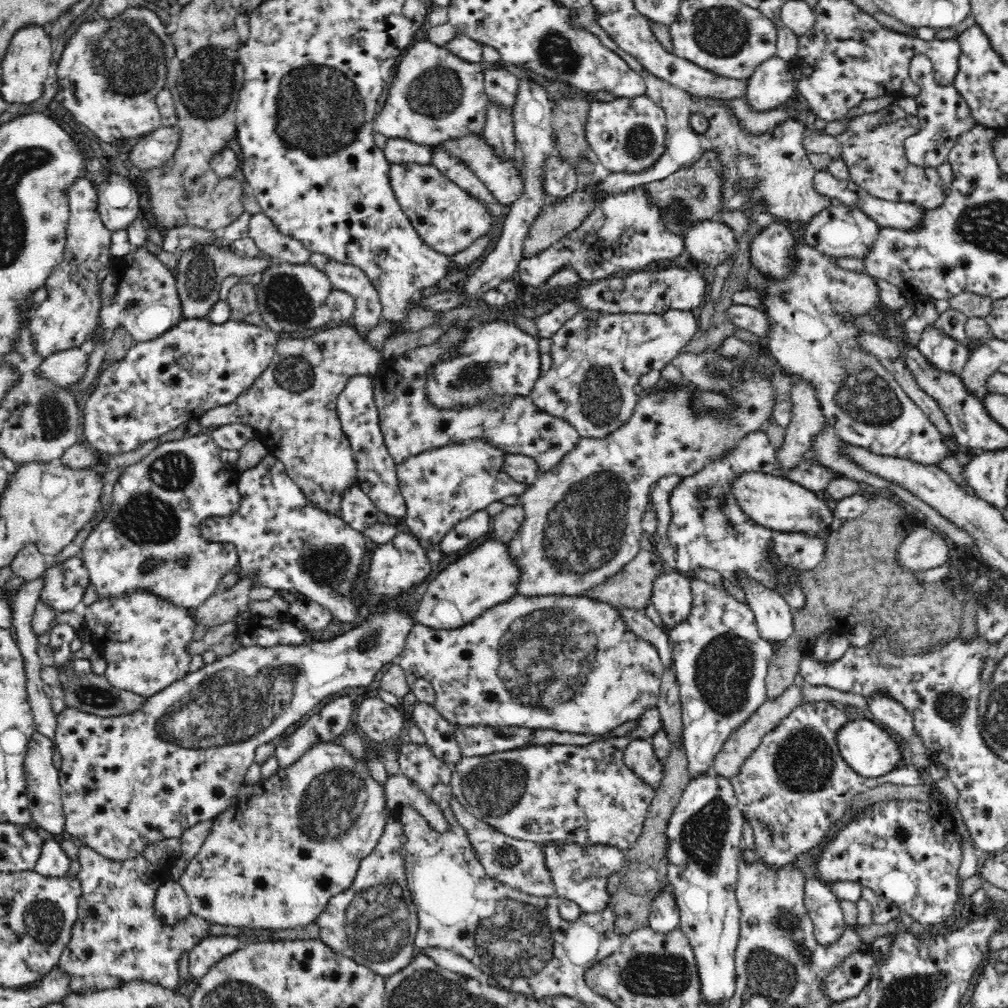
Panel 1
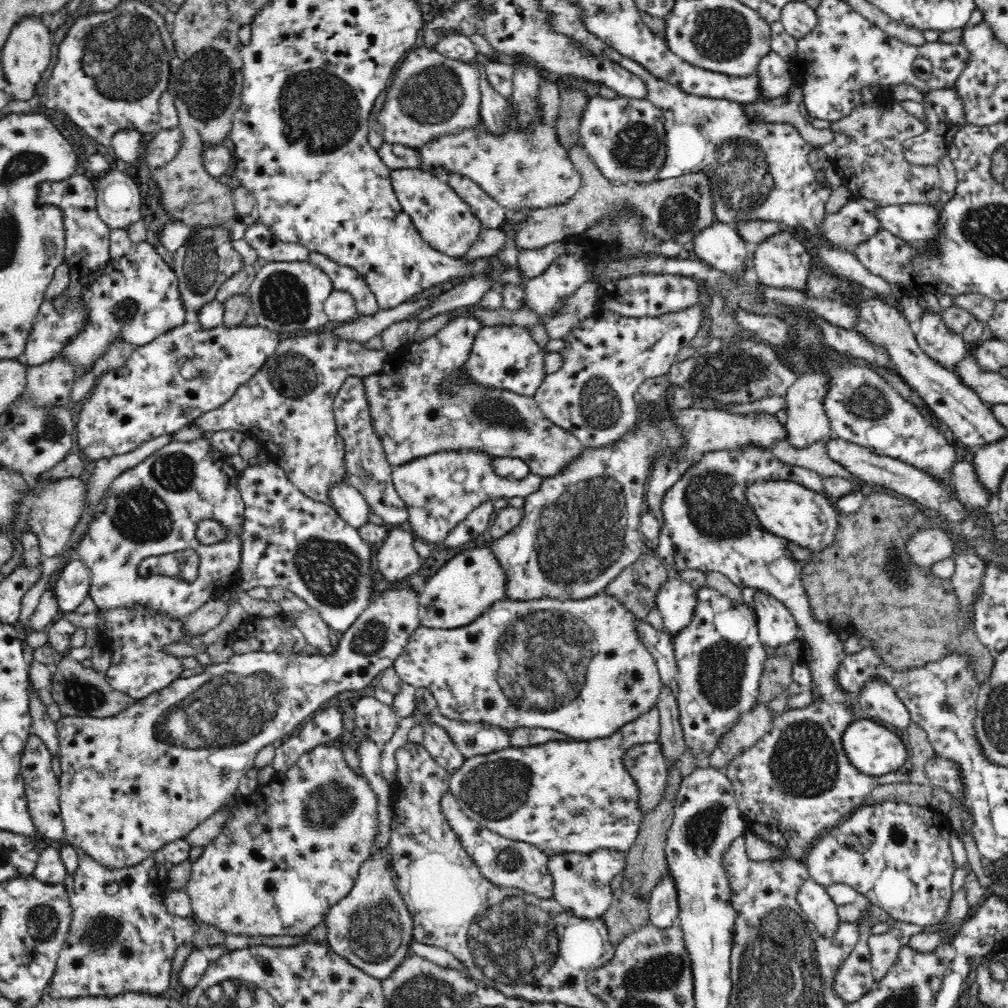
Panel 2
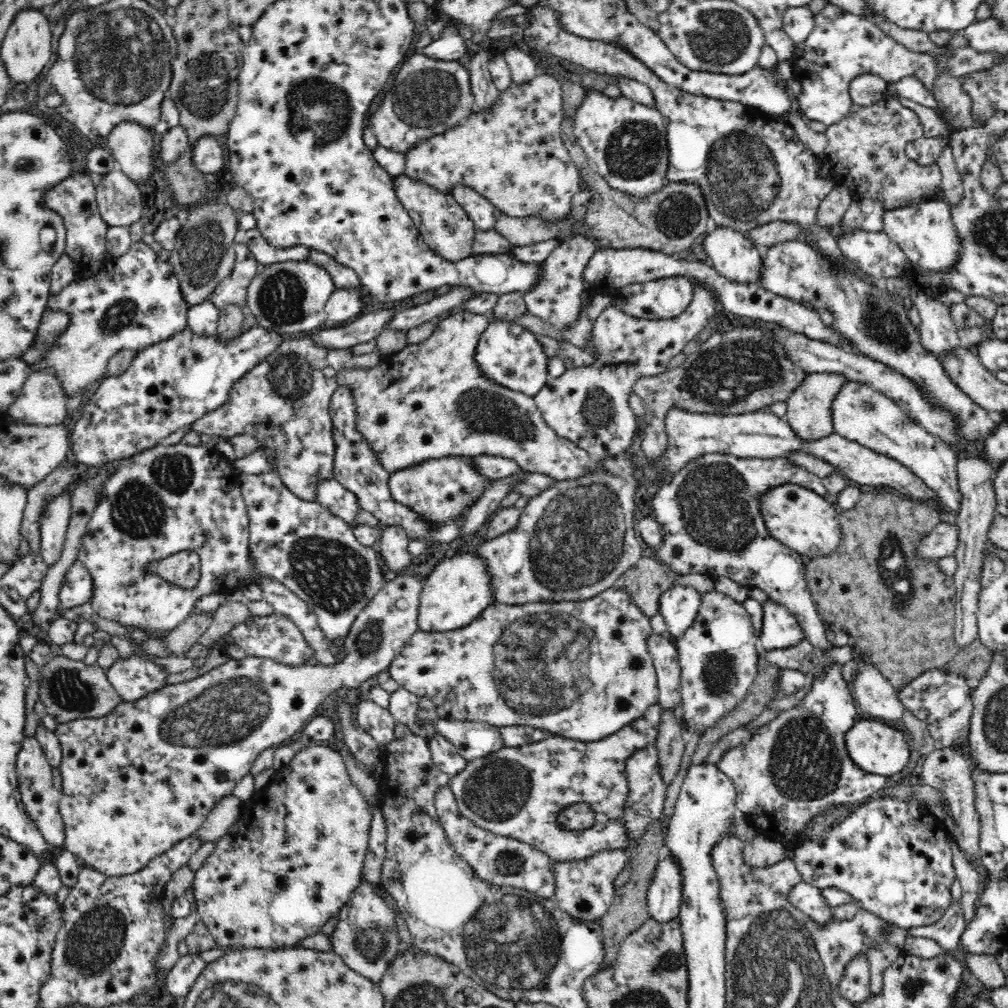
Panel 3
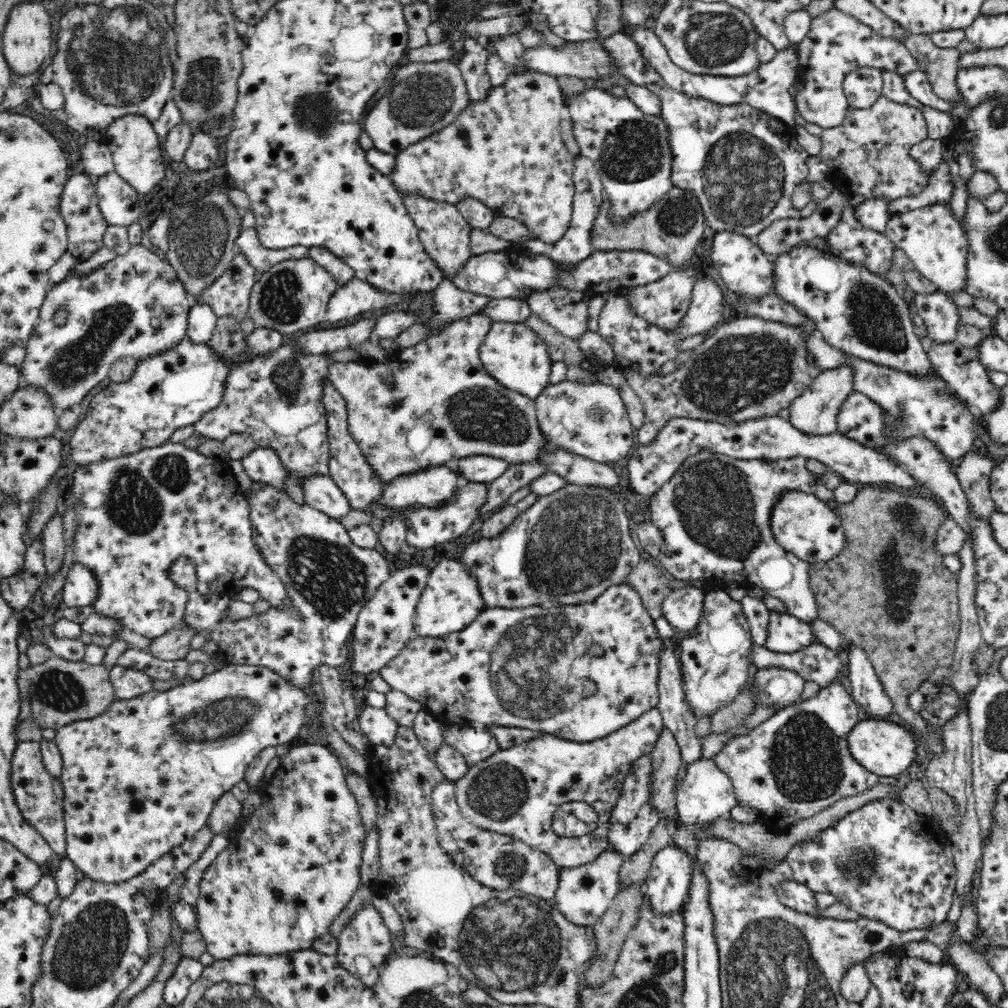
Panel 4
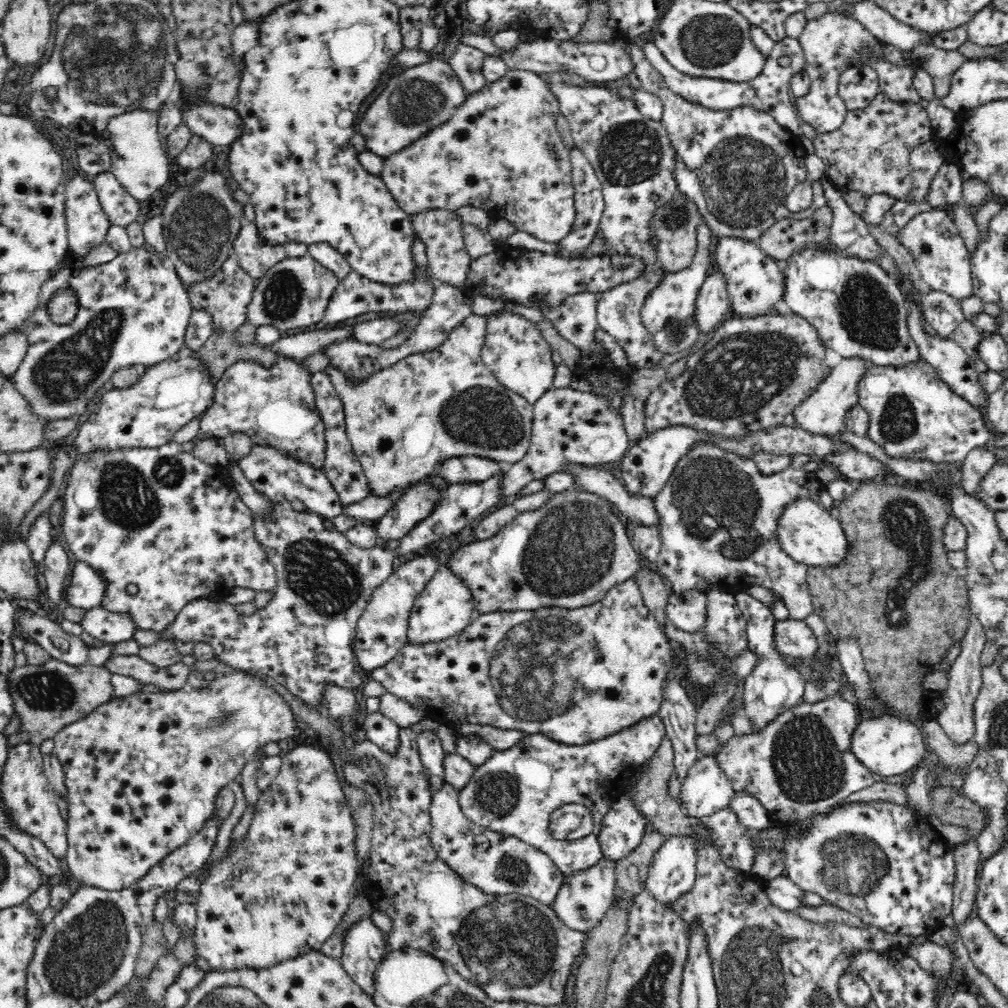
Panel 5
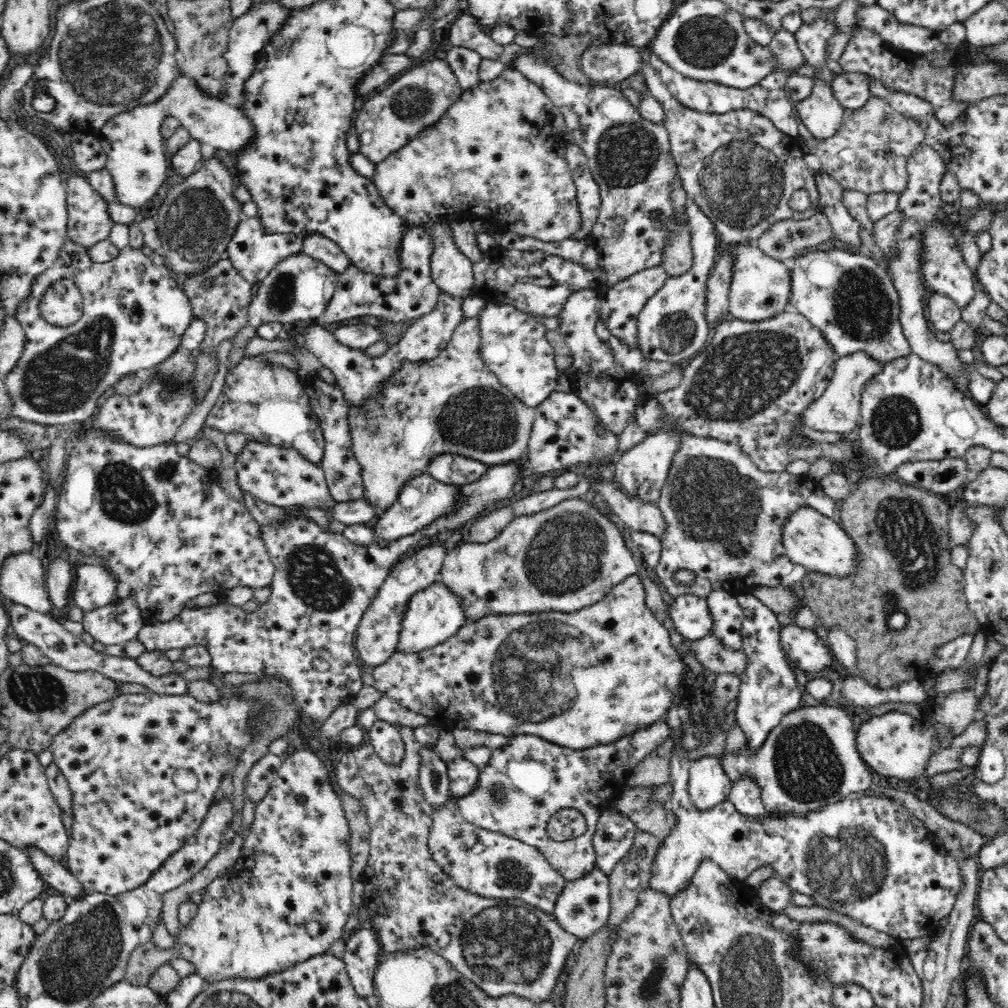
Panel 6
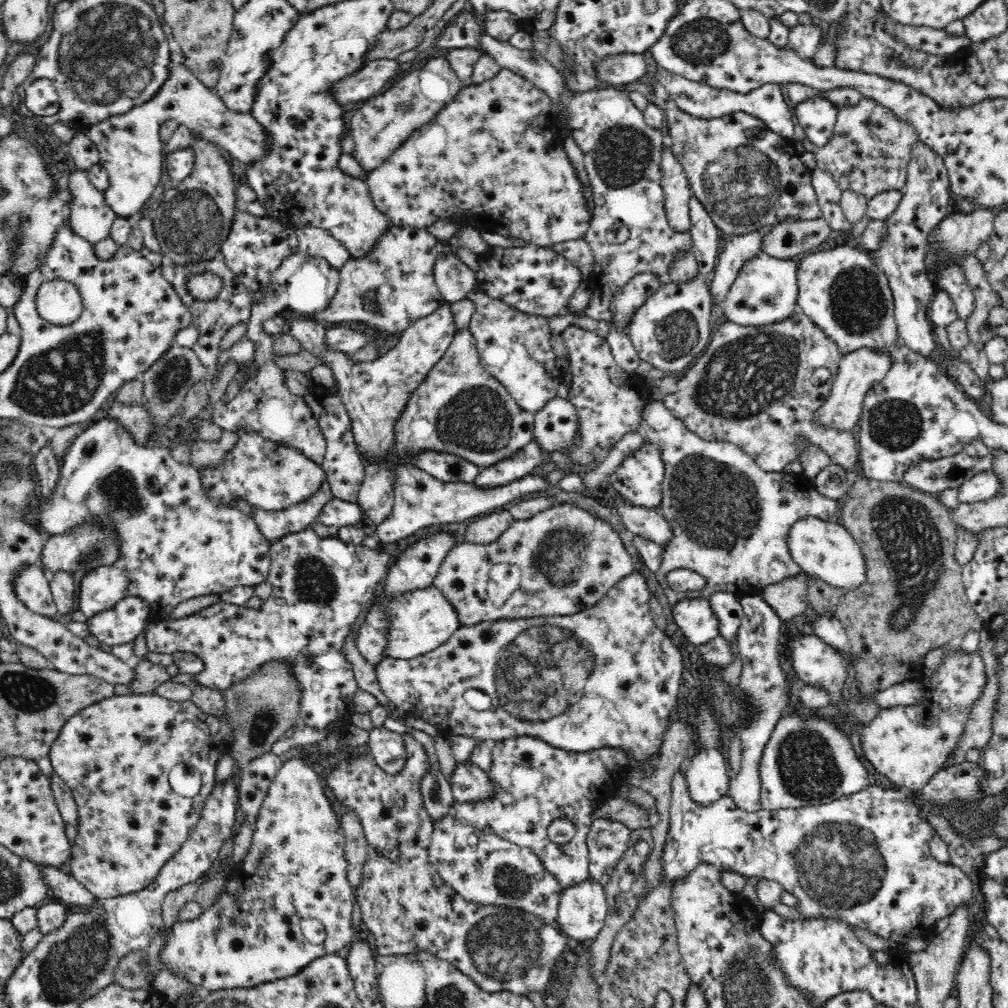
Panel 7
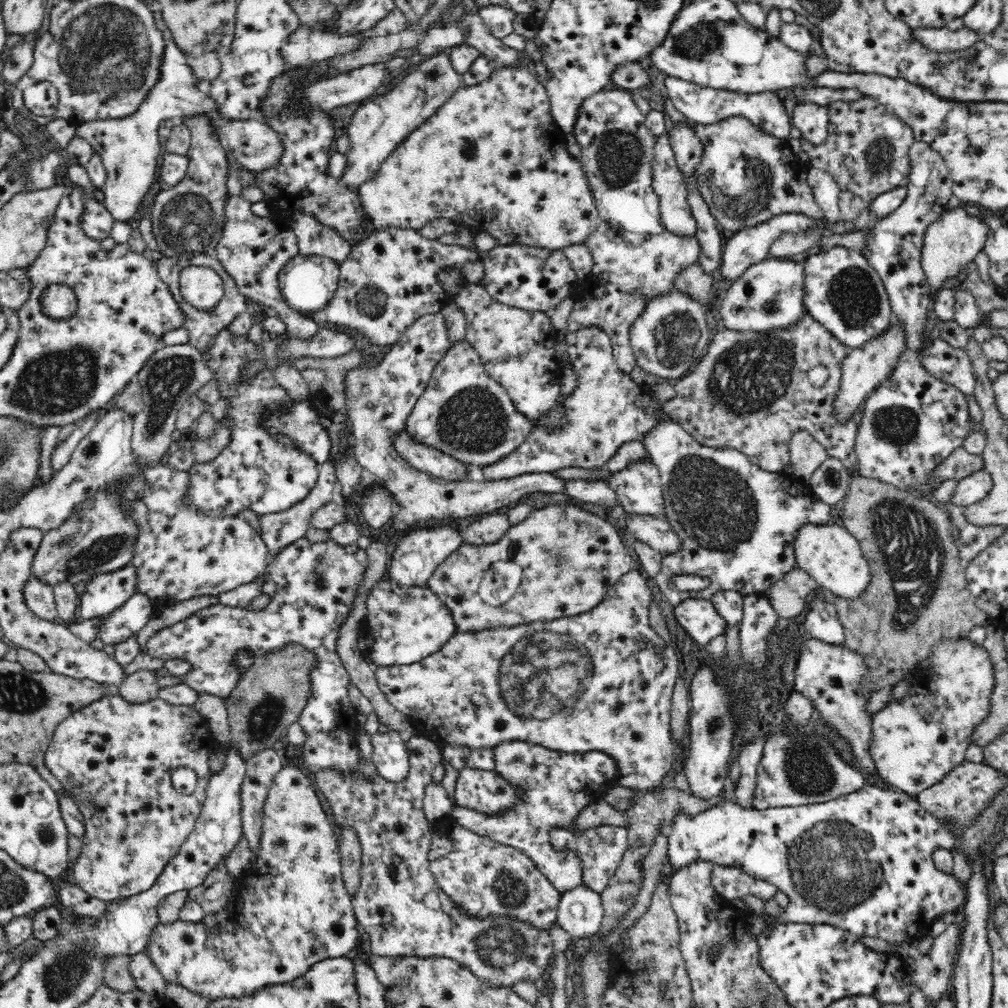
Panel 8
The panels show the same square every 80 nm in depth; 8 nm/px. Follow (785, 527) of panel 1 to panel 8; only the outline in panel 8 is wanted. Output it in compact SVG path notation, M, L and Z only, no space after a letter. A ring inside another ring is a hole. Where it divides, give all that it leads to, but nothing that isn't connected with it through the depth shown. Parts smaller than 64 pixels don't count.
M840 523L802 526L795 540L795 557L800 569L809 574L817 587L850 602L858 600L872 580L869 562L856 537Z

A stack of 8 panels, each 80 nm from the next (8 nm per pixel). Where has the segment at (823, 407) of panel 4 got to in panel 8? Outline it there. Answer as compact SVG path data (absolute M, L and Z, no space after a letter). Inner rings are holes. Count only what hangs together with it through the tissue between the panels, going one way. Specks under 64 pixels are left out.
M894 319L884 332L872 336L858 348L848 349L848 354L842 364L842 380L840 392L835 400L835 417L840 421L848 420L866 398L892 374L900 355L907 349L905 326Z

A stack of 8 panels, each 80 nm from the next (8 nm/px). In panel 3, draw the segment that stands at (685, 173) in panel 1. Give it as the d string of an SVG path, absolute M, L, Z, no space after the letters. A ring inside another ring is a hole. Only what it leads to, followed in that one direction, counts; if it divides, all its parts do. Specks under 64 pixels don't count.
M565 119L562 123L562 140L569 156L576 165L581 180L589 186L593 199L587 206L586 220L582 233L598 249L648 249L676 258L686 258L692 243L707 230L709 214L702 191L692 183L668 183L663 189L643 199L612 189L600 177L596 168L585 156L583 148L573 134L573 122ZM502 214L494 230L510 241L512 246L528 246L530 243L536 244L544 240L562 240L571 234L571 220L569 218L560 224L547 224L534 215L514 218Z

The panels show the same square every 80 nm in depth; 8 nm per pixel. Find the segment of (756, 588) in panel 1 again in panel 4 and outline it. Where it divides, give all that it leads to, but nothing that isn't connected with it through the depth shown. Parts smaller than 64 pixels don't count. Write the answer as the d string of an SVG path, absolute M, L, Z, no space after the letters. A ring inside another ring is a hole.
M771 612L766 649L779 654L794 654L815 643L810 625L794 616Z

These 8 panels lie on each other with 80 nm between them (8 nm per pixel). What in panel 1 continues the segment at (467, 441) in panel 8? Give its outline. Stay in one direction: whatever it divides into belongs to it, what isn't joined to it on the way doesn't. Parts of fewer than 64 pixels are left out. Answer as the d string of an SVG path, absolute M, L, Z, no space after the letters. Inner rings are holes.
M454 324L429 345L409 348L401 356L385 359L376 375L372 376L372 387L374 387L372 393L374 393L374 402L378 411L378 422L390 456L394 459L394 463L402 464L407 458L424 451L474 439L484 439L492 447L502 449L502 453L506 455L522 454L532 457L538 465L539 474L551 471L578 444L580 437L578 431L568 422L544 412L535 404L531 395L508 394L506 397L488 398L480 402L476 400L476 404L462 406L462 408L438 408L429 401L426 385L432 368L438 364L444 364L444 361L460 357L459 346L467 337L470 329L472 327Z

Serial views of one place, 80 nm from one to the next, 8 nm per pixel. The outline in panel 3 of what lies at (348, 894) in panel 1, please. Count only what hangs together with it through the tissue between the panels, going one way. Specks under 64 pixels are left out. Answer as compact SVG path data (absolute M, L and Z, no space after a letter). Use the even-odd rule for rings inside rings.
M361 882L361 886L352 894L351 903L346 903L340 910L340 921L336 929L331 934L333 951L340 956L348 968L364 977L368 977L372 982L378 982L384 976L388 966L396 958L404 945L400 935L396 931L394 924L394 913L398 912L396 903L392 897L380 898L375 890L380 890L376 885Z

